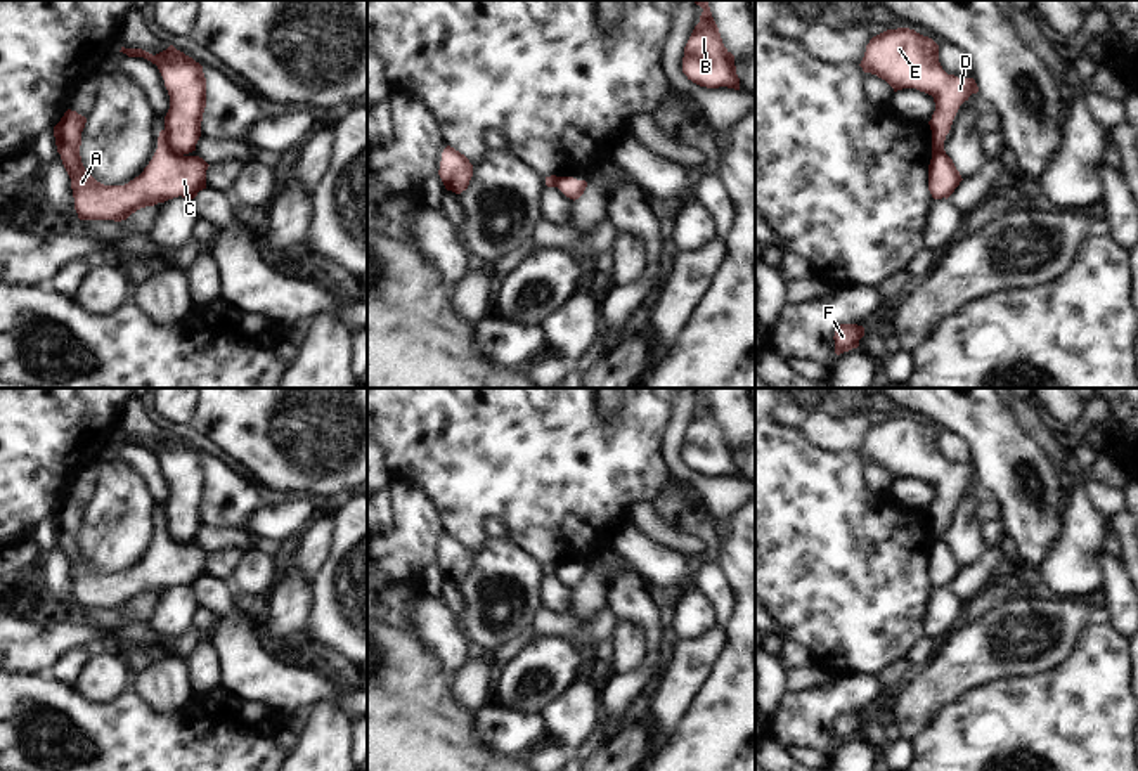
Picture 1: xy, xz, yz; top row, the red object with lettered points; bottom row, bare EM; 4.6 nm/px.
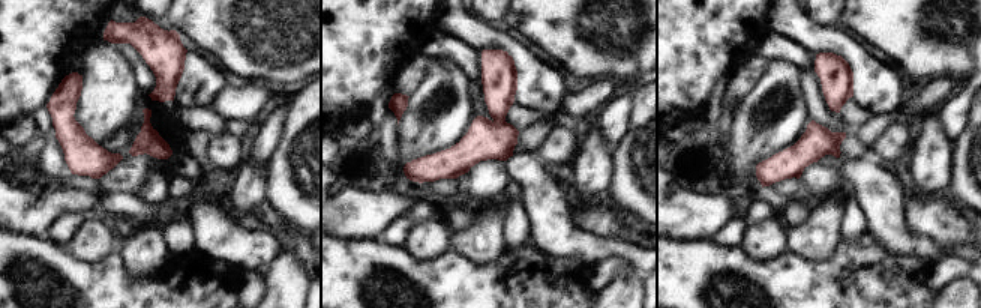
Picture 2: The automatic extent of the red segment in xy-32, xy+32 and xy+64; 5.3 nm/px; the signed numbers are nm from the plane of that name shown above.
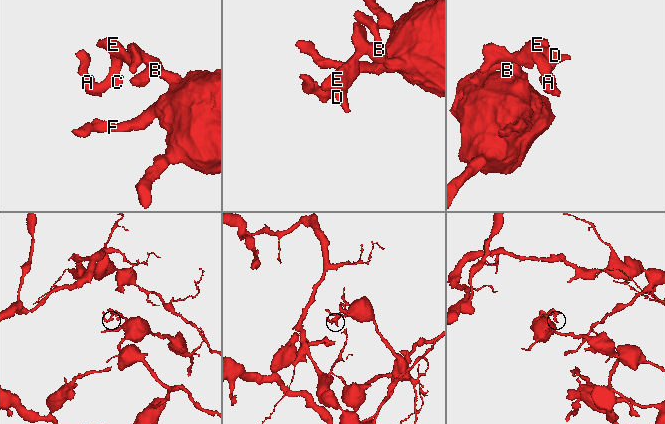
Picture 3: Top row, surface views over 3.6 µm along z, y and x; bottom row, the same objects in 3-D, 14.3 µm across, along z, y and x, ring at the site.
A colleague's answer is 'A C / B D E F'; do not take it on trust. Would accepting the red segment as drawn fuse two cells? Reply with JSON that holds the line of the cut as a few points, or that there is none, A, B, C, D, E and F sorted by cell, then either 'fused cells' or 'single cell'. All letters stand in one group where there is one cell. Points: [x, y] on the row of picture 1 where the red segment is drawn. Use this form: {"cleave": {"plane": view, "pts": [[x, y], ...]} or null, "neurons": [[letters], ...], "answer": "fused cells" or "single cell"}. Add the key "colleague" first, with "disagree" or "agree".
{"colleague": "agree", "cleave": {"plane": "xy", "pts": [[165, 129], [170, 142], [182, 155]]}, "neurons": [["A", "C"], ["B", "D", "E", "F"]], "answer": "fused cells"}

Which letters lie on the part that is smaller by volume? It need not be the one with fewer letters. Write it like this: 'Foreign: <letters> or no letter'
Foreign: A, C

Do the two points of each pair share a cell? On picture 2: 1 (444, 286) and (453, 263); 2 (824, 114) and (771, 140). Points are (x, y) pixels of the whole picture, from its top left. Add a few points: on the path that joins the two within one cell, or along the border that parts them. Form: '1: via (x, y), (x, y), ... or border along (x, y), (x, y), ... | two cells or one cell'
1: via (450, 280), (453, 269) | one cell
2: border along (803, 84), (813, 119) | two cells

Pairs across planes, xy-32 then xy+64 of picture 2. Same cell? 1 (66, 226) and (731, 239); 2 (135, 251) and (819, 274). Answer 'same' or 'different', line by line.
1: same
2: different

